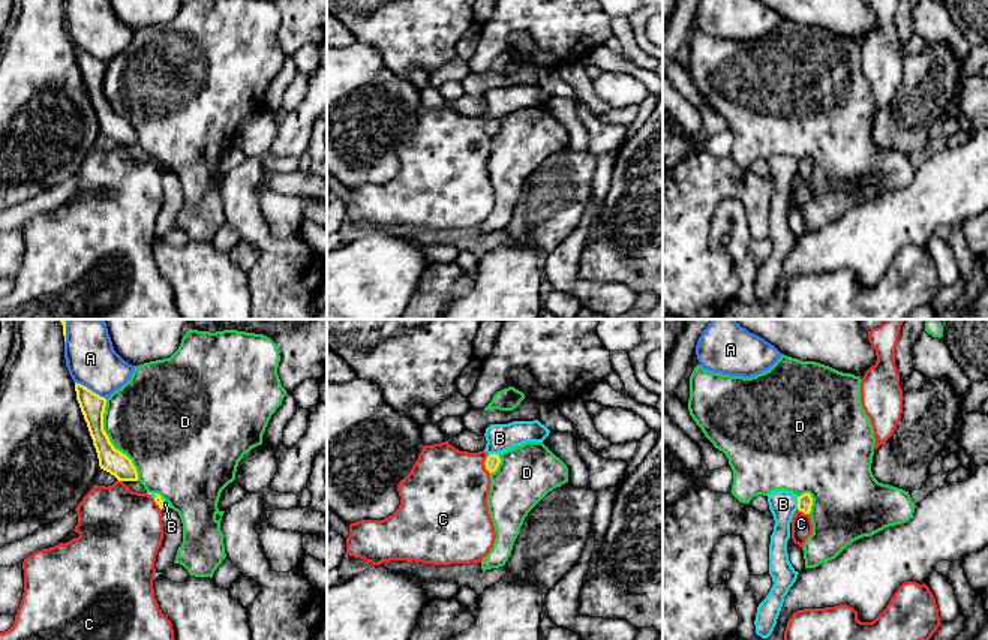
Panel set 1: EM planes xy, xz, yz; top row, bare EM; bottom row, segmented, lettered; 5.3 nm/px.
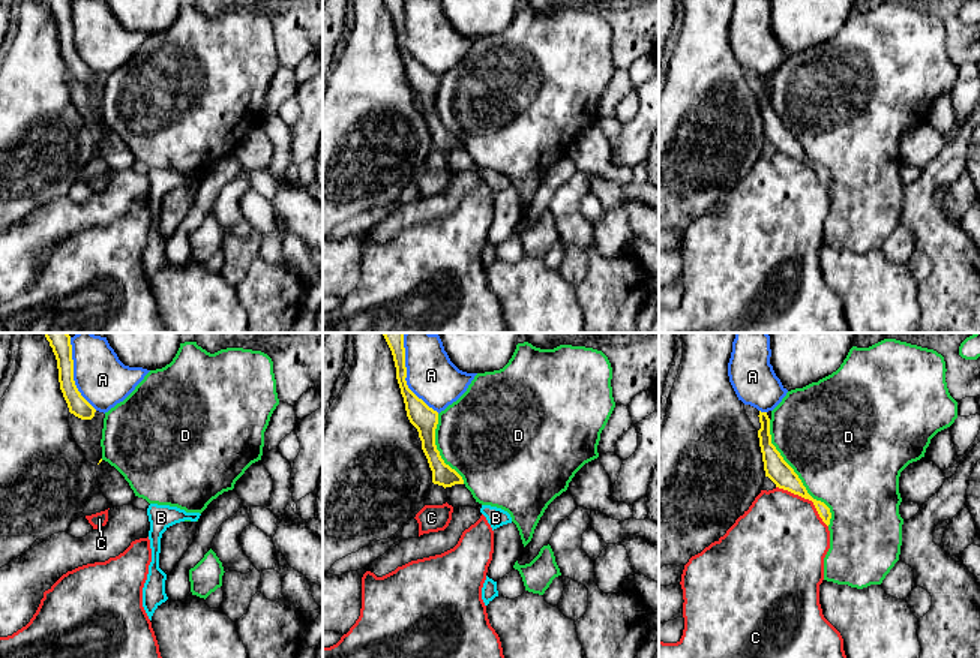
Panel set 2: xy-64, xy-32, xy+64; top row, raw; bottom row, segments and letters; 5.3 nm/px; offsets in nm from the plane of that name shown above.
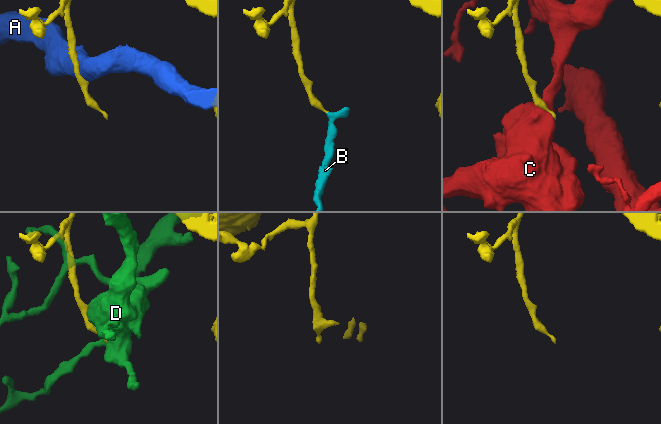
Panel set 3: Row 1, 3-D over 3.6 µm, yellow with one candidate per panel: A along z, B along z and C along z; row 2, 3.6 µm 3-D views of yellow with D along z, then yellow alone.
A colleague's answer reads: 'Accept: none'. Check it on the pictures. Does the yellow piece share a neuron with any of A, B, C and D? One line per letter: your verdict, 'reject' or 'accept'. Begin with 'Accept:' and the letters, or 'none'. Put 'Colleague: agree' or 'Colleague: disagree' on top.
Colleague: agree
Accept: none
A: reject
B: reject
C: reject
D: reject

